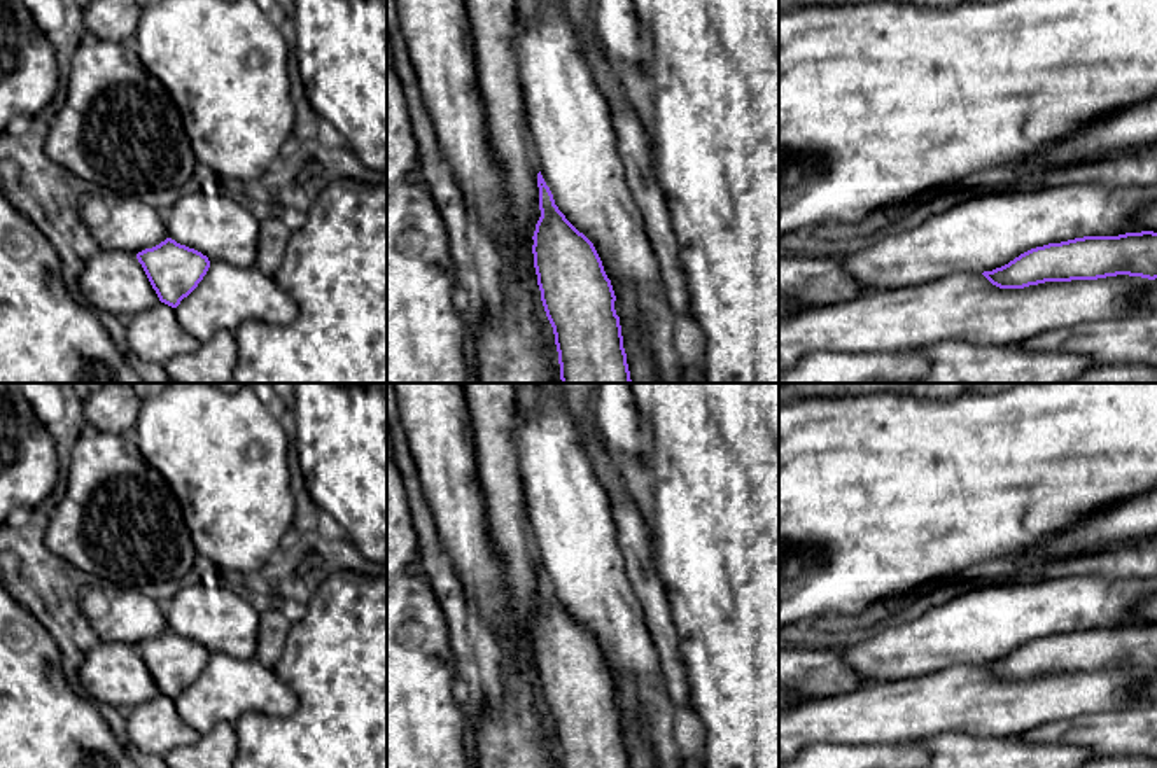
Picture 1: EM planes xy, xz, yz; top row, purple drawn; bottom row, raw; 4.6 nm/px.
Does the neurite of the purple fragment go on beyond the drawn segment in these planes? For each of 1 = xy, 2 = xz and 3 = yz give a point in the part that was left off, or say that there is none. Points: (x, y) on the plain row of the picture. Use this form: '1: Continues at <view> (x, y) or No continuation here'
1: No continuation here
2: No continuation here
3: No continuation here

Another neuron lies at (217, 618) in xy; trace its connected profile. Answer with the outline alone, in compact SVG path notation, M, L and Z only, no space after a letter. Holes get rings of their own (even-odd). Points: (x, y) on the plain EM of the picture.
M184 586L165 605L168 630L194 640L214 653L238 660L254 658L257 649L259 612L224 586Z

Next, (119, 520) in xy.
M133 432L81 434L70 448L67 492L46 527L46 546L89 576L137 590L186 577L198 558L177 497L142 457Z

